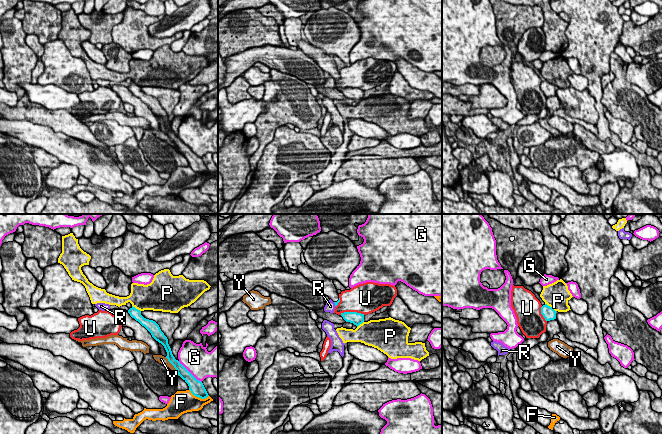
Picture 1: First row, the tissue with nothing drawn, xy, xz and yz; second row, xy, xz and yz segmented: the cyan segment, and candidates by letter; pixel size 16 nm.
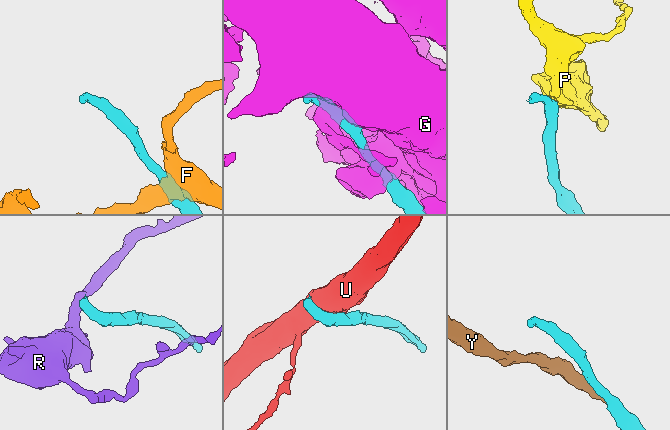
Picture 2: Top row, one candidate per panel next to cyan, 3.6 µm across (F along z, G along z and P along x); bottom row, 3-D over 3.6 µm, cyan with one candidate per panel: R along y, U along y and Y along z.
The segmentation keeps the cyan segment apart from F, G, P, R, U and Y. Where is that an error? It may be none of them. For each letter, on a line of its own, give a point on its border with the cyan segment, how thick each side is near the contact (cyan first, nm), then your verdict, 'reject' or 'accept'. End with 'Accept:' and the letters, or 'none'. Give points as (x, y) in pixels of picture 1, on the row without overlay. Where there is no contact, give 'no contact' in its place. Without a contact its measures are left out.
F: contact xy (198, 172); calibres 240 and 360 nm; reject
G: contact xy (189, 148); calibres 220 and 460 nm; reject
P: contact yz (549, 82); calibres 200 and 420 nm; reject
R: contact xz (335, 80); calibres 60 and 160 nm; reject
U: contact xz (352, 88); calibres 190 and 440 nm; reject
Y: contact xy (173, 141); calibres 160 and 130 nm; reject
Accept: none

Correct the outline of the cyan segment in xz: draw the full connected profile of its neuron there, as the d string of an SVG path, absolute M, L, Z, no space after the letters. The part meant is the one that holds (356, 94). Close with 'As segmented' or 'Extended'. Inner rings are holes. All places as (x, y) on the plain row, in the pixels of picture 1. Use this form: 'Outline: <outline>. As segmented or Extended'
Outline: M344 88L341 92L346 98L353 99L357 103L364 98L364 90L357 88Z. As segmented

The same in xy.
Outline: M131 83L128 86L128 89L132 94L134 94L136 97L138 97L142 102L144 102L152 111L152 113L161 119L166 128L167 132L166 134L168 137L174 142L174 144L177 146L178 151L188 160L189 166L191 169L199 173L201 175L207 174L209 171L203 161L203 159L199 156L197 156L178 136L175 135L175 133L172 130L171 124L168 120L168 115L164 111L164 109L161 107L159 101L153 97L144 94L141 91L141 87L136 85L135 83Z. As segmented

